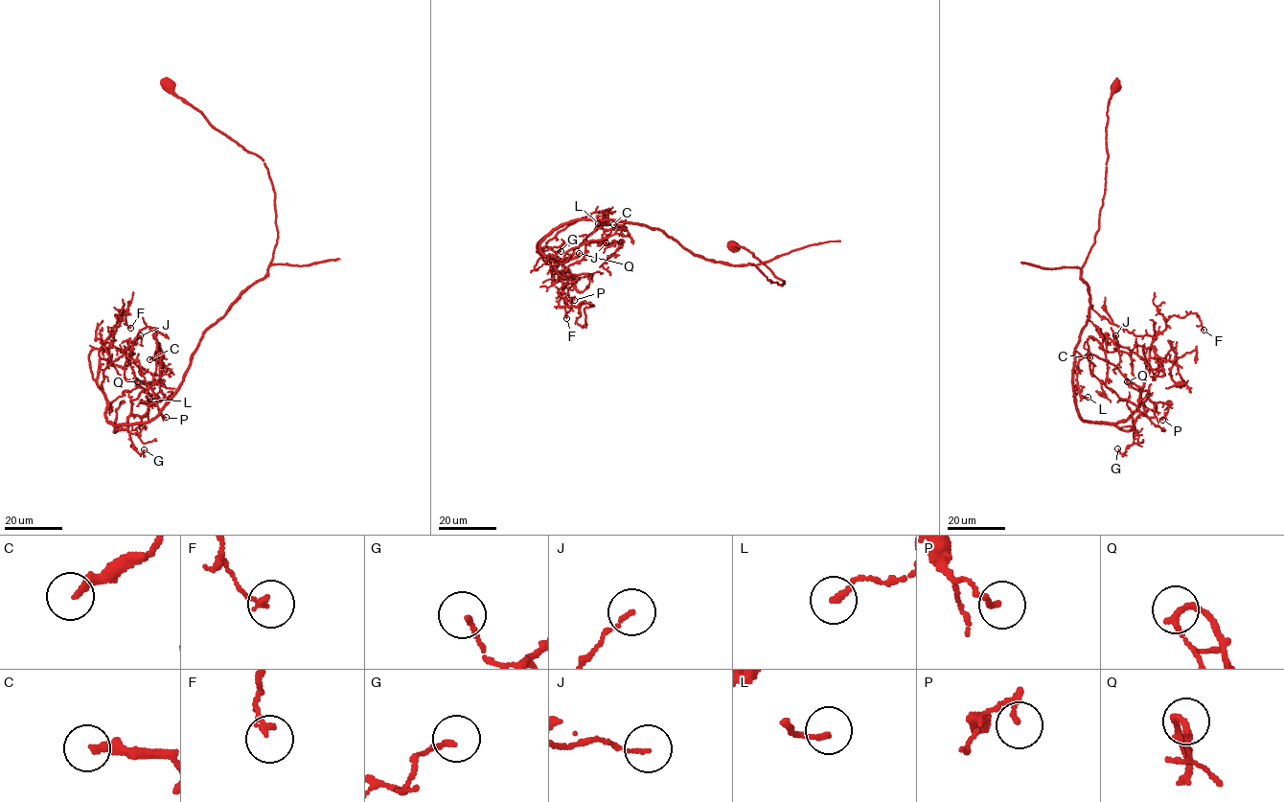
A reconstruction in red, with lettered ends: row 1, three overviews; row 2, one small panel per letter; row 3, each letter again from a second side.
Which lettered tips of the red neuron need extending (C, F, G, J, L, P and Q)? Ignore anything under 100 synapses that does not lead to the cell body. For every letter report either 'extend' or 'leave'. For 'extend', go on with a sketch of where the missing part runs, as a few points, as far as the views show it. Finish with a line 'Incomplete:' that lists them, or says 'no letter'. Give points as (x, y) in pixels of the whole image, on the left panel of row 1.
C: leave
F: leave
G: leave
J: leave
L: leave
P: leave
Q: leave
Incomplete: no letter

